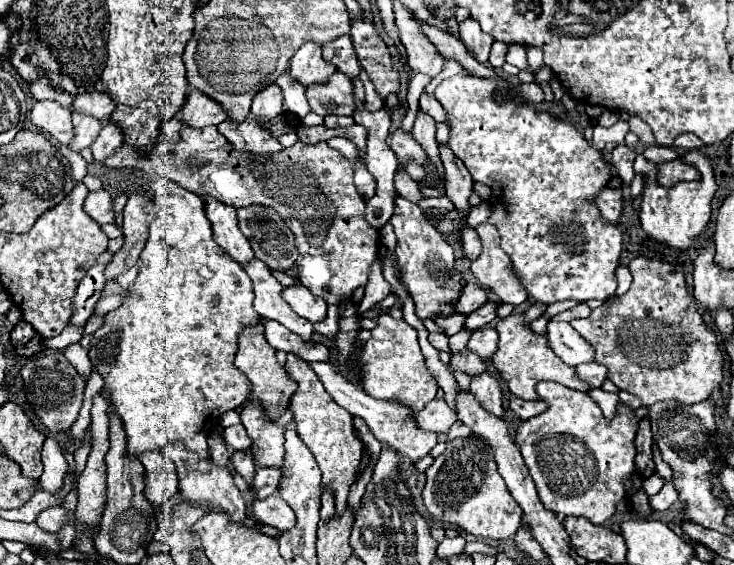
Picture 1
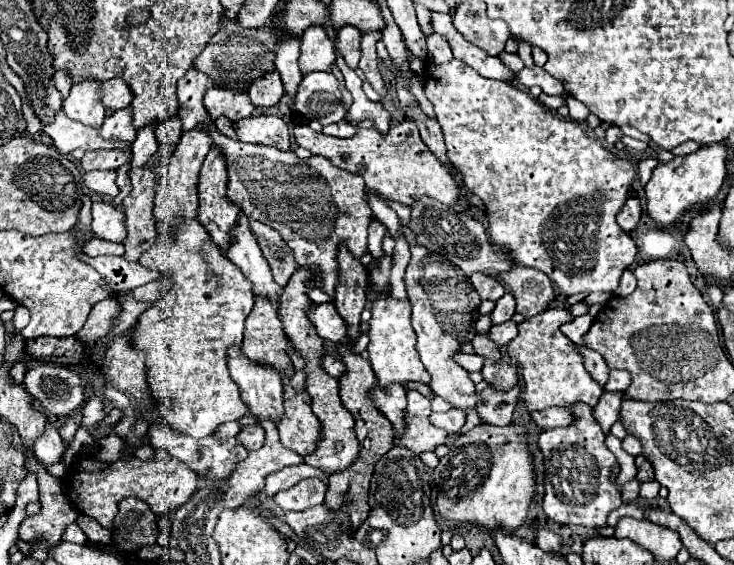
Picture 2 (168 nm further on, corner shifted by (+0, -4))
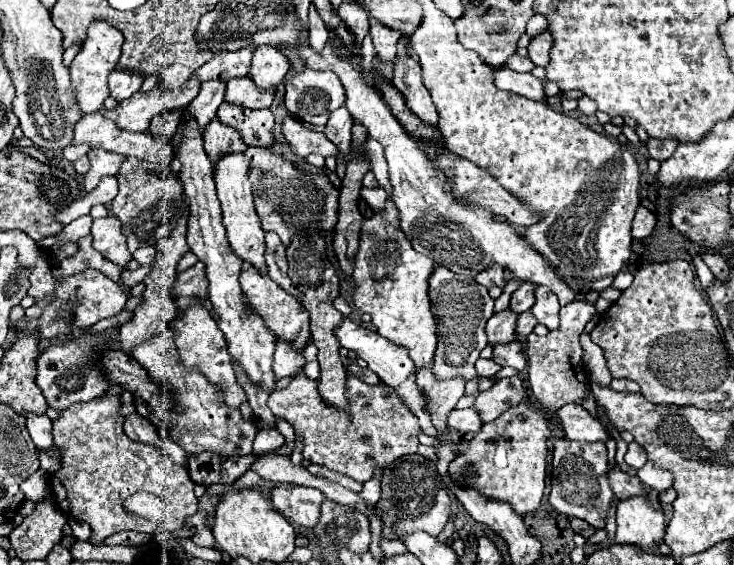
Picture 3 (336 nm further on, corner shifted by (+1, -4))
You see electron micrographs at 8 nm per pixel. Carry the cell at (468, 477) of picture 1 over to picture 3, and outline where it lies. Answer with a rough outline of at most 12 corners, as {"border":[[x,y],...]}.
{"border":[[547,417],[485,423],[449,463],[459,487],[523,517],[545,491]]}

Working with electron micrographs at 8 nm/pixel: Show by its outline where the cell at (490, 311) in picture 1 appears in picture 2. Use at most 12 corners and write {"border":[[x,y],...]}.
{"border":[[506,295],[492,311],[492,323],[510,321],[516,313],[514,295]]}

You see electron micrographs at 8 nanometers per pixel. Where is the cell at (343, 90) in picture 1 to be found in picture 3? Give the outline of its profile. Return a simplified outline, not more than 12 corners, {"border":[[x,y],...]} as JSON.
{"border":[[303,69],[285,87],[299,121],[325,125],[345,105],[333,71]]}

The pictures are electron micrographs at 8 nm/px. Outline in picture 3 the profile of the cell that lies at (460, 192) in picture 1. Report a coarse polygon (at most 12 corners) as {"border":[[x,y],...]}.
{"border":[[409,37],[399,43],[393,85],[407,109],[437,127],[437,111],[421,83],[421,67],[405,55]]}

